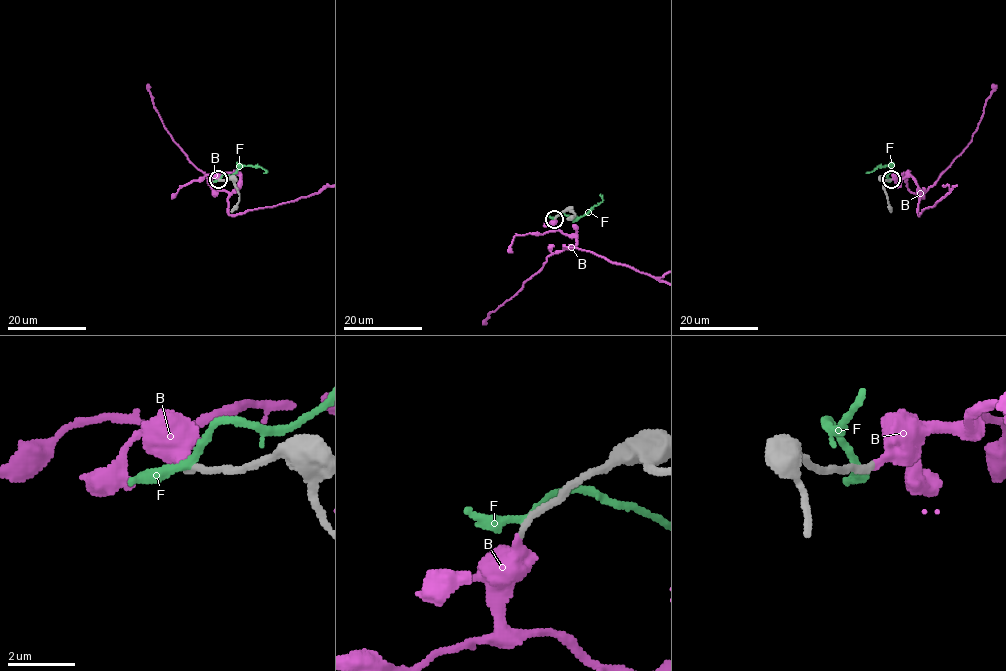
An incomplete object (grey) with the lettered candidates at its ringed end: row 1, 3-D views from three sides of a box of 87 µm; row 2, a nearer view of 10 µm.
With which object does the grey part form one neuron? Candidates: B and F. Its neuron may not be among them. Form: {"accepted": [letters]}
{"accepted": ["B"]}

